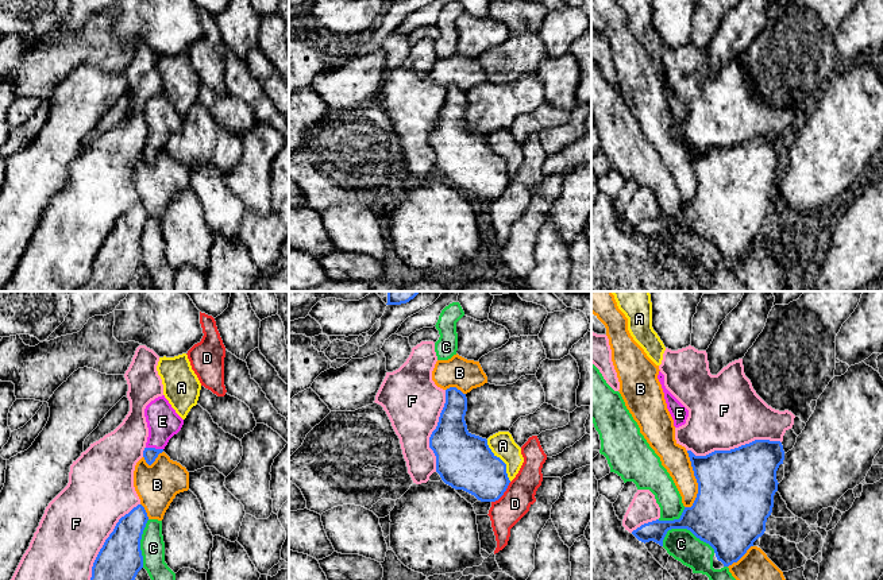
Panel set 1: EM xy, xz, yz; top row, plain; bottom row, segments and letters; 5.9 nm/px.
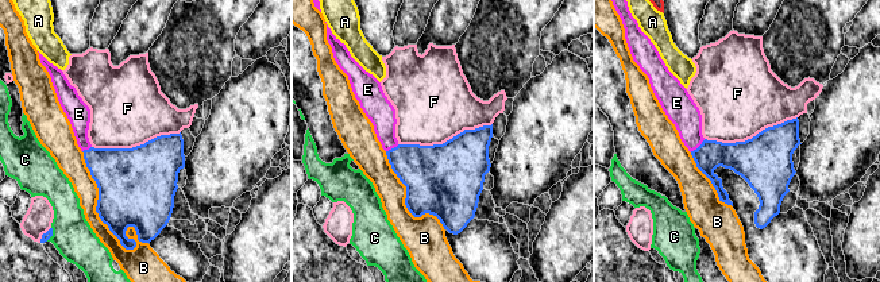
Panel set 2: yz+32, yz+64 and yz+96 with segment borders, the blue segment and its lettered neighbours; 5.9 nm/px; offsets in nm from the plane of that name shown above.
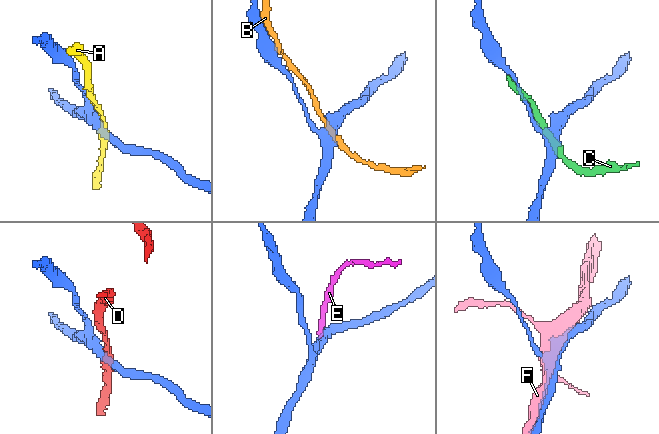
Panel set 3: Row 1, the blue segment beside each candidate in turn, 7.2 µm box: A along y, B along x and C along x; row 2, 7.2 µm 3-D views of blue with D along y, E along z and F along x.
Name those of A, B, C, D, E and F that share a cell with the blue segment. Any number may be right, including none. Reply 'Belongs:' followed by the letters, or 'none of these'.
Belongs: E

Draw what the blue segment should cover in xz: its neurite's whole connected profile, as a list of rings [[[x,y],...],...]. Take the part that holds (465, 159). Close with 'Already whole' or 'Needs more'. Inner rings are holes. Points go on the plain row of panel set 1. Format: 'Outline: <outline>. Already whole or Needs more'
Outline: [[[456,85],[446,88],[446,101],[429,146],[436,154],[436,170],[455,187],[463,187],[481,200],[496,200],[510,178],[506,162],[487,143],[487,138],[467,128],[467,96]]]. Already whole

